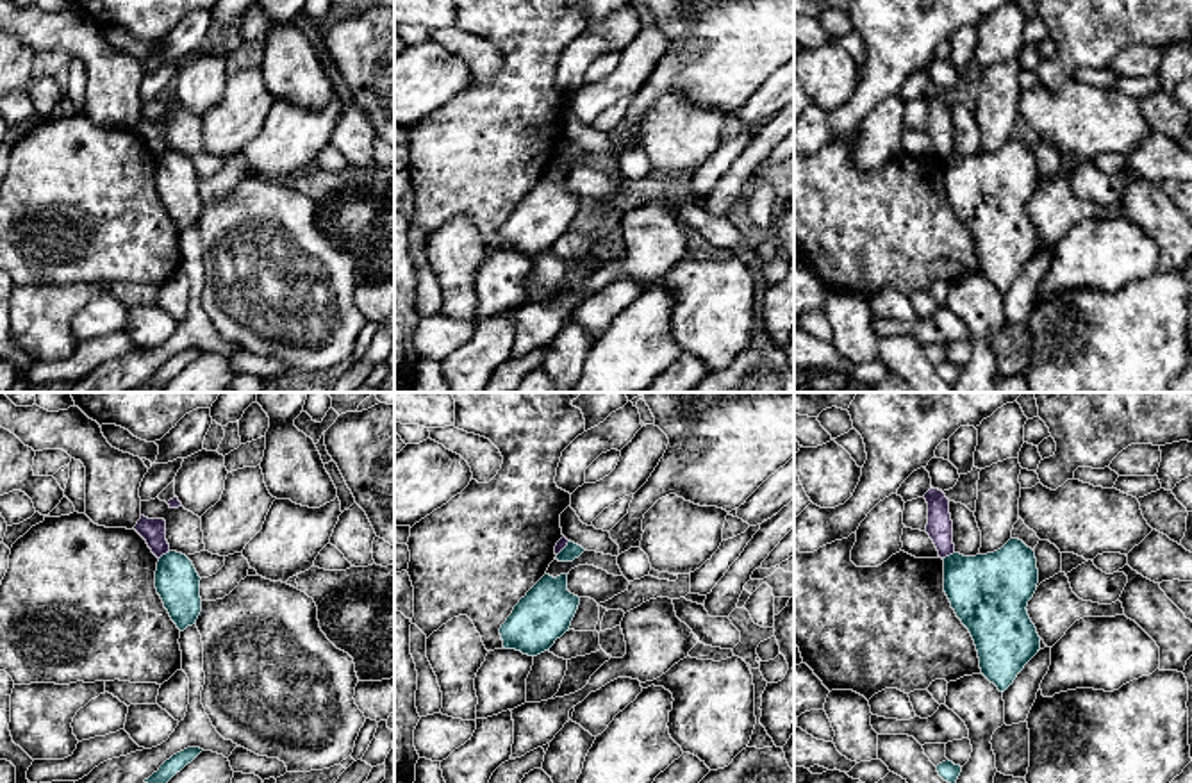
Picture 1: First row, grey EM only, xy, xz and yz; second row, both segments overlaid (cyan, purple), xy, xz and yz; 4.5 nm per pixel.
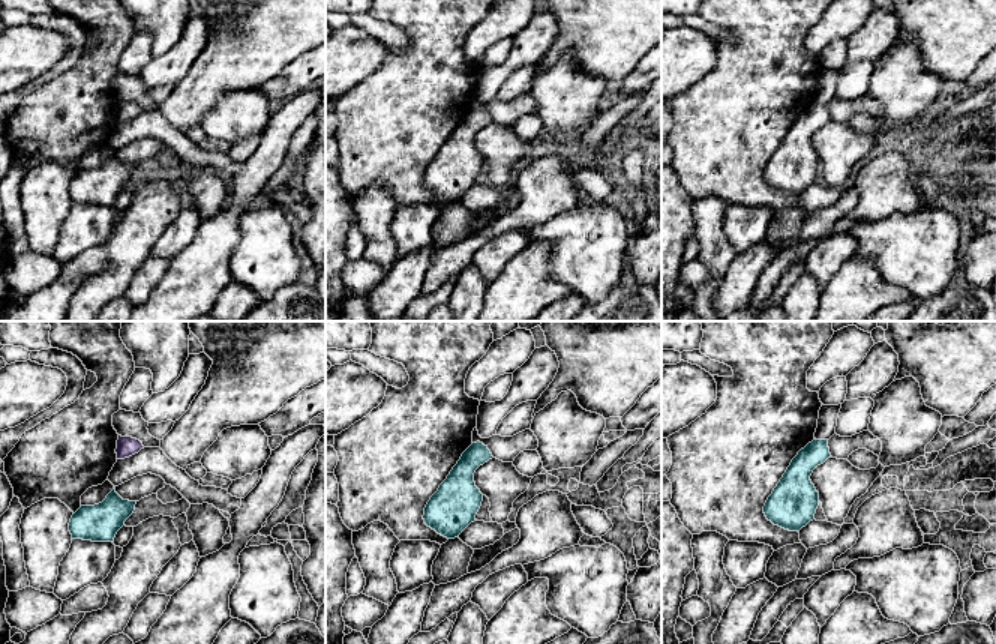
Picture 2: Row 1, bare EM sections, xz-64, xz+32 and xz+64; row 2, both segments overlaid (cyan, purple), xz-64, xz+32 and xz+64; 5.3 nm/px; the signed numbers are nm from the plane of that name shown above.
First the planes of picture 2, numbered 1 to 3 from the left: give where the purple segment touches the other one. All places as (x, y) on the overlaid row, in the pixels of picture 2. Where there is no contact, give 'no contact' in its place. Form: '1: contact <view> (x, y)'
1: no contact
2: no contact
3: no contact

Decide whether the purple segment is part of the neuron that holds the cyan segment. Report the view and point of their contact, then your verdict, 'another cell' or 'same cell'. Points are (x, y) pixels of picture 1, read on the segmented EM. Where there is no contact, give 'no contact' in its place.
yz (950, 555) | another cell

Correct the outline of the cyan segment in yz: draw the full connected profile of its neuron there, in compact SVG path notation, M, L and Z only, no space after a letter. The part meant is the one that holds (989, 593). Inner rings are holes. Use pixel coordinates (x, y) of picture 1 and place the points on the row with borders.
M1010 539L994 553L942 560L944 592L974 640L981 674L1005 692L1040 649L1026 610L1039 583L1035 551Z

